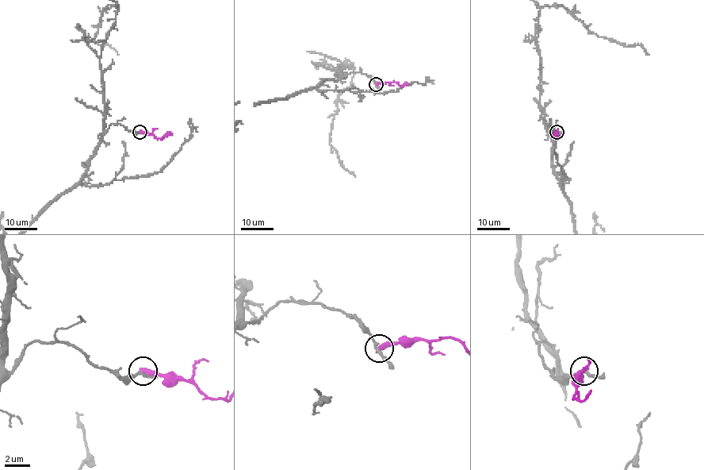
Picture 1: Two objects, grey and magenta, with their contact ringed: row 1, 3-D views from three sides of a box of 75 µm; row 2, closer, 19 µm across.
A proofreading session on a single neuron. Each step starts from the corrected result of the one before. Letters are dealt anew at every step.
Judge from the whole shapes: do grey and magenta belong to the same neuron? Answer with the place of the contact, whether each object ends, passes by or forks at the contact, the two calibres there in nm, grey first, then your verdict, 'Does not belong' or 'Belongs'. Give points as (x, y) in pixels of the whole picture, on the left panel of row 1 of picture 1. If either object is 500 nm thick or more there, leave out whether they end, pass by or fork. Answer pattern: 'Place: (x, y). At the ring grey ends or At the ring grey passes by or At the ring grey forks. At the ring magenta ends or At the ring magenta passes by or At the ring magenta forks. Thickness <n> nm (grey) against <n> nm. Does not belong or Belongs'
Place: (139, 132). At the ring grey passes by. At the ring magenta ends. Thickness 220 nm (grey) against 400 nm. Does not belong

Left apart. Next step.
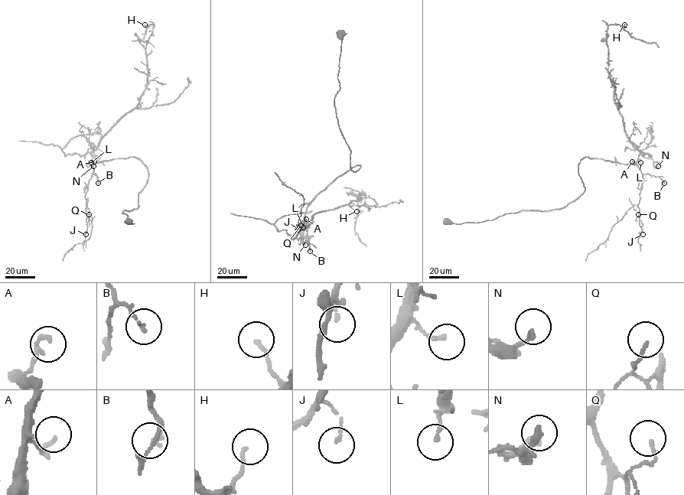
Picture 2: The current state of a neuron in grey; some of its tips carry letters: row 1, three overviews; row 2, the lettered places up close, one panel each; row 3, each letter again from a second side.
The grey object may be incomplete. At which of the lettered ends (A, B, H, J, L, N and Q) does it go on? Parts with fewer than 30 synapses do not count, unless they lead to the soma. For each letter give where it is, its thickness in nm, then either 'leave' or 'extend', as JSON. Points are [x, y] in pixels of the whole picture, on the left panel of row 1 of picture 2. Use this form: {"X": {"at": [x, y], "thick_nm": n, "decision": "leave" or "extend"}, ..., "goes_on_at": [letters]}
{"A": {"at": [94, 161], "thick_nm": 150, "decision": "leave"}, "B": {"at": [98, 183], "thick_nm": 140, "decision": "leave"}, "H": {"at": [144, 24], "thick_nm": 130, "decision": "leave"}, "J": {"at": [86, 234], "thick_nm": 120, "decision": "leave"}, "L": {"at": [91, 162], "thick_nm": 150, "decision": "leave"}, "N": {"at": [93, 166], "thick_nm": 180, "decision": "leave"}, "Q": {"at": [89, 214], "thick_nm": 120, "decision": "leave"}, "goes_on_at": []}

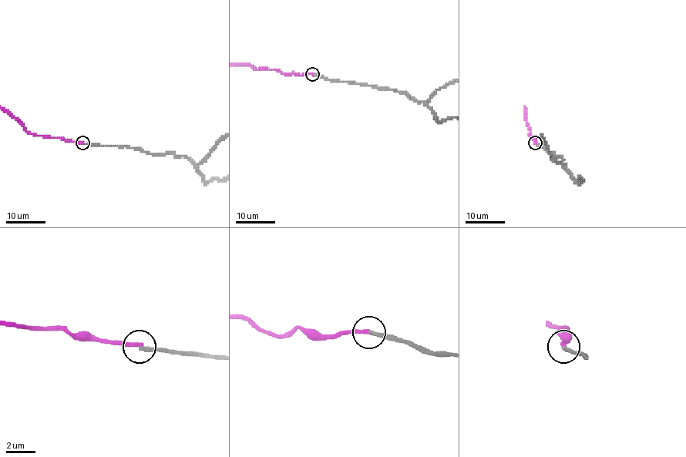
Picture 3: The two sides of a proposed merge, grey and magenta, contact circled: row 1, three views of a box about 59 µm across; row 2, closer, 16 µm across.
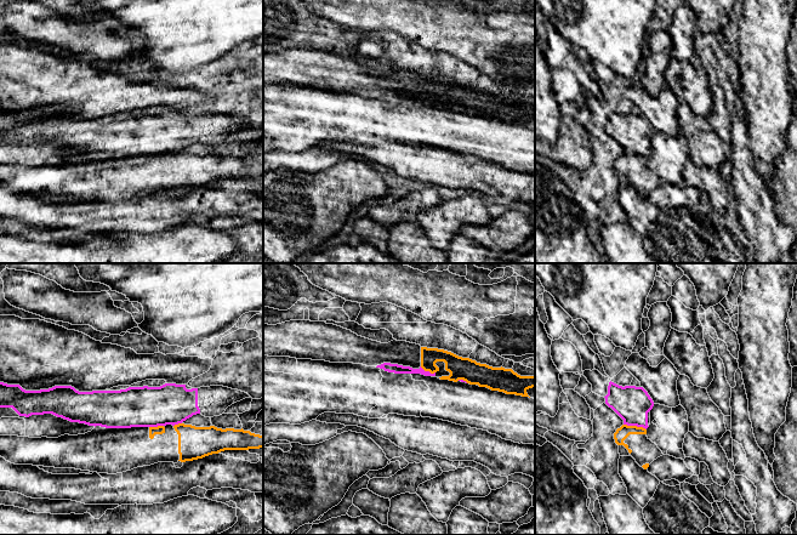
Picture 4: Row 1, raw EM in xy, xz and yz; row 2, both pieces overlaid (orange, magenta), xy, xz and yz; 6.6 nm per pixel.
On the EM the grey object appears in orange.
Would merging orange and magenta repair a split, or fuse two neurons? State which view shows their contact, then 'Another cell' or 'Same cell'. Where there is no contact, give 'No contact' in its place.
Touches orange in yz. Another cell

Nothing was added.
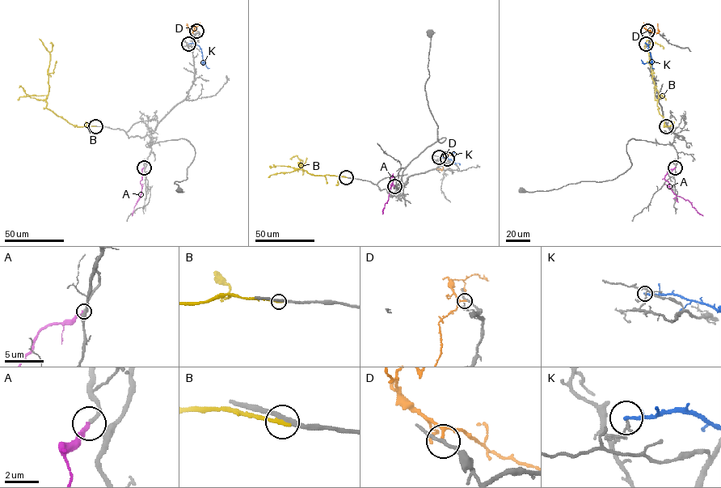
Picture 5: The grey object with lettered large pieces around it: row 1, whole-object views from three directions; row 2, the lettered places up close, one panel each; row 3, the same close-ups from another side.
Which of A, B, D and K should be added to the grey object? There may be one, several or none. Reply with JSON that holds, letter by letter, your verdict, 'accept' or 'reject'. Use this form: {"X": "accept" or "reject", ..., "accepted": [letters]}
{"A": "accept", "B": "reject", "D": "reject", "K": "reject", "accepted": ["A"]}

